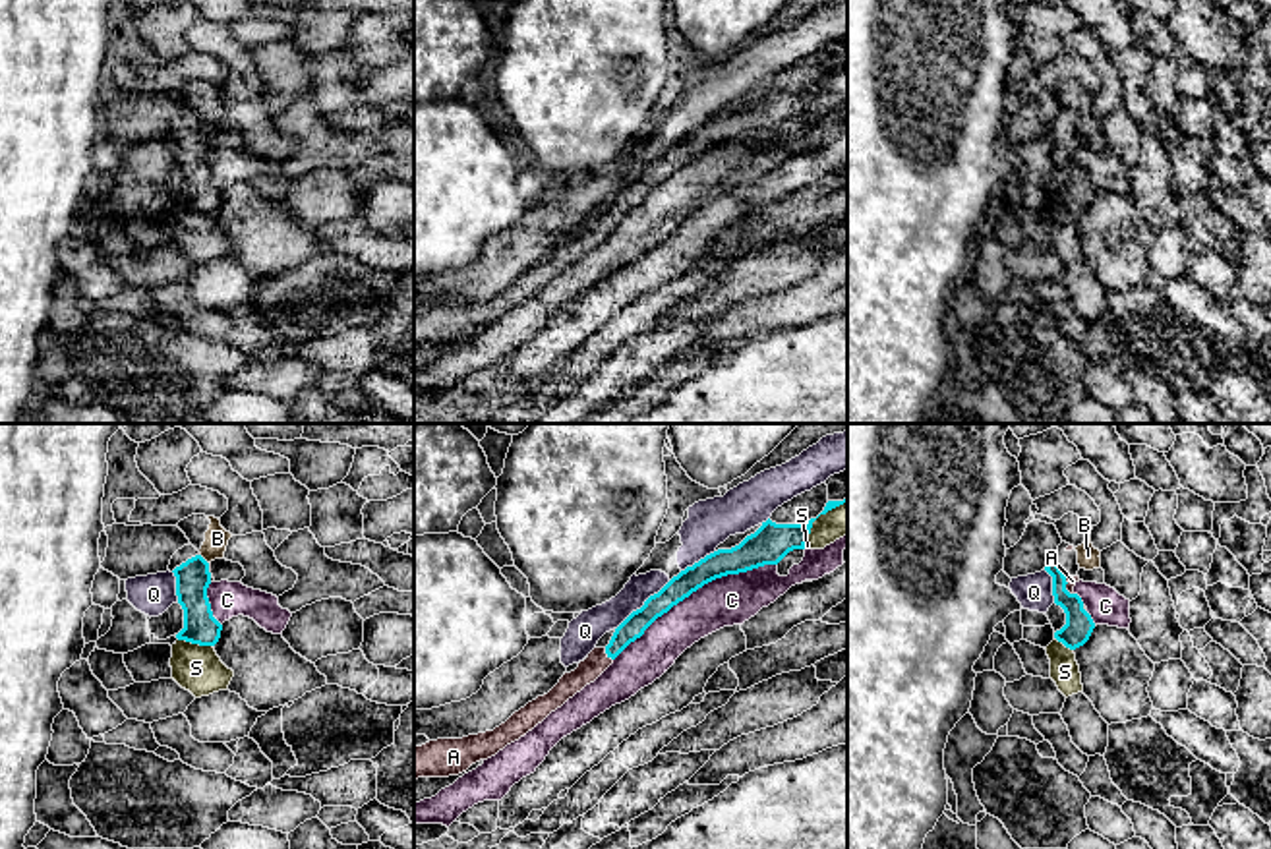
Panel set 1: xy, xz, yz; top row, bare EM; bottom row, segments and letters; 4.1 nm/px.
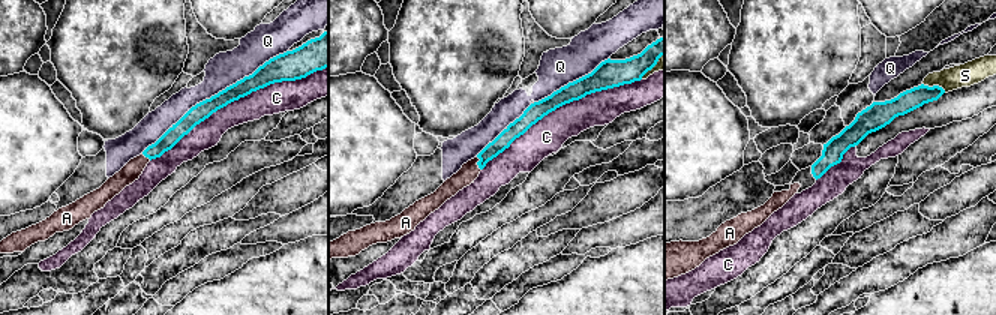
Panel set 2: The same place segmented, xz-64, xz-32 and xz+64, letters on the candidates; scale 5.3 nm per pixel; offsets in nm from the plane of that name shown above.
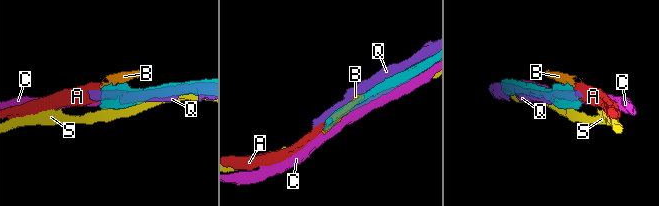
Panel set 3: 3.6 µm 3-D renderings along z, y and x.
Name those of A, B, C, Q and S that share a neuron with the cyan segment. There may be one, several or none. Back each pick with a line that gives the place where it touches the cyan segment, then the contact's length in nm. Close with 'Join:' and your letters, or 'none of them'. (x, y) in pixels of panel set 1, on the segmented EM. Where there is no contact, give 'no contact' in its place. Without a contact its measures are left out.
A: xz (606, 652) | 70 nm
Join: A

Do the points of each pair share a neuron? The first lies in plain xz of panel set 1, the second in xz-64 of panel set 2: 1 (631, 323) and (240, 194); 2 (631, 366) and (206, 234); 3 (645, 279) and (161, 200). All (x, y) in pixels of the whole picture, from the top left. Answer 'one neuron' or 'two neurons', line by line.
1: one neuron
2: one neuron
3: two neurons

